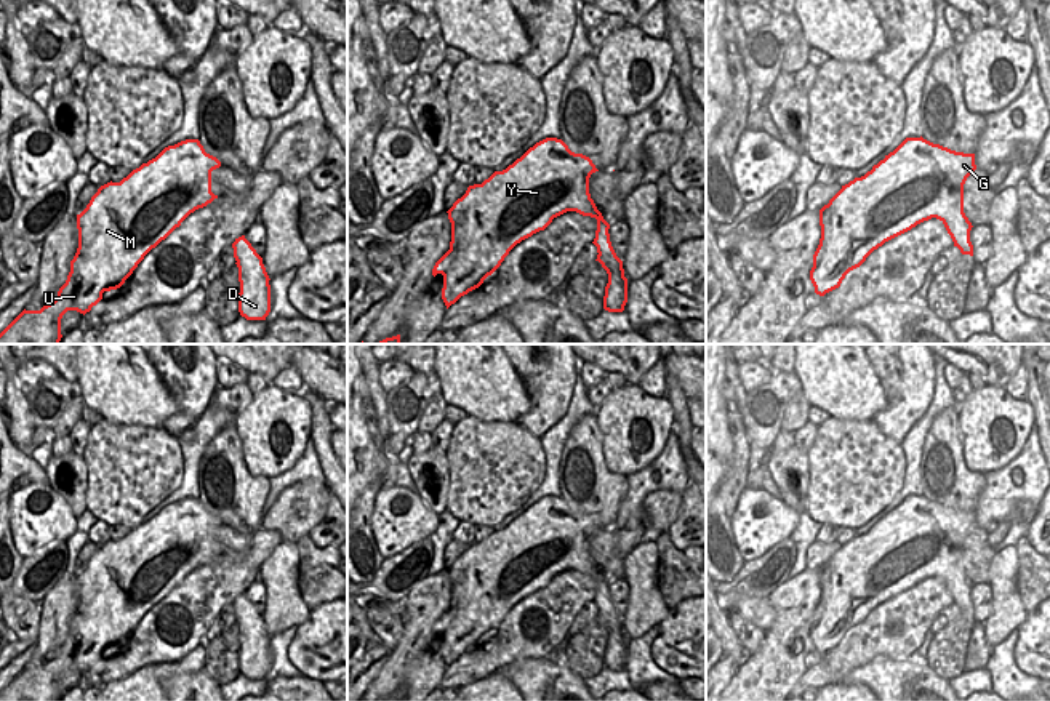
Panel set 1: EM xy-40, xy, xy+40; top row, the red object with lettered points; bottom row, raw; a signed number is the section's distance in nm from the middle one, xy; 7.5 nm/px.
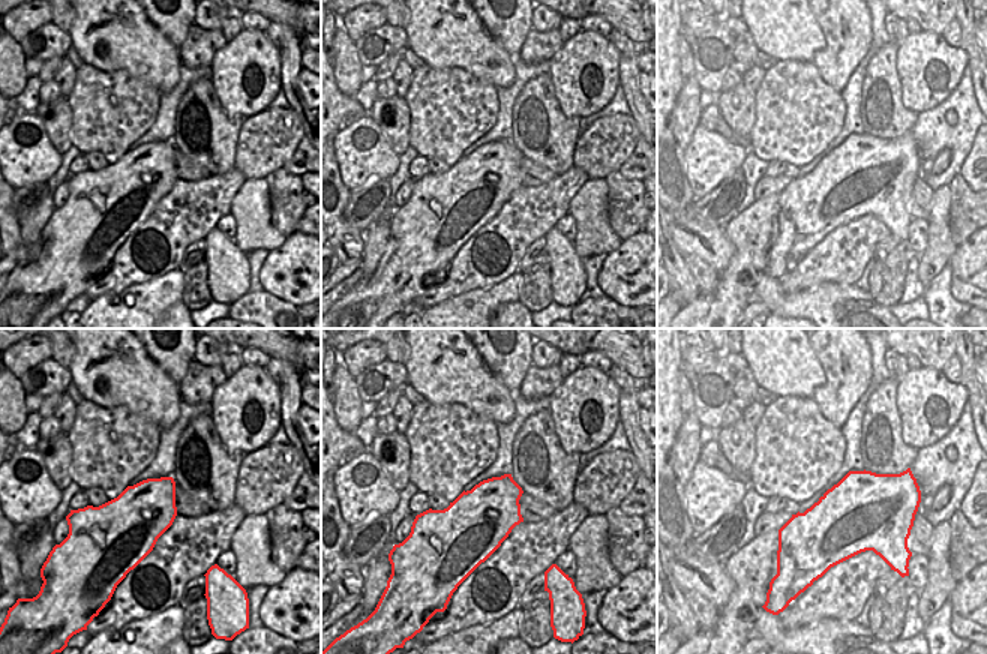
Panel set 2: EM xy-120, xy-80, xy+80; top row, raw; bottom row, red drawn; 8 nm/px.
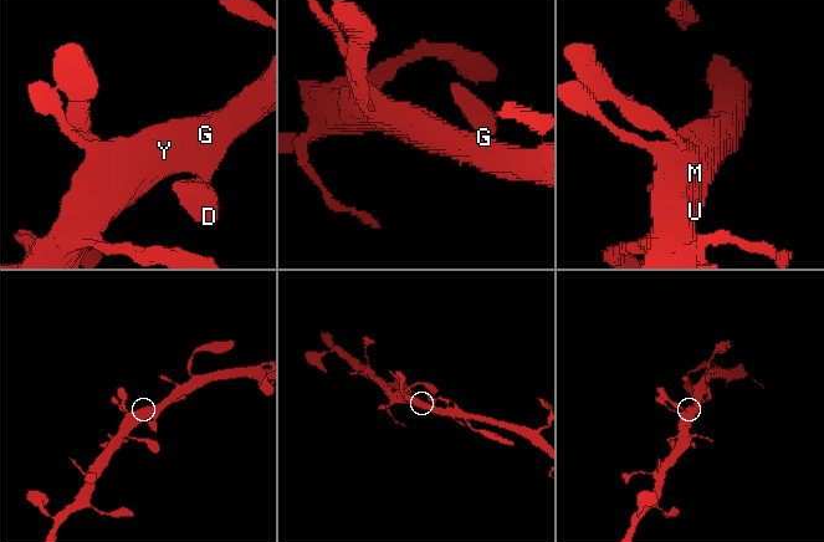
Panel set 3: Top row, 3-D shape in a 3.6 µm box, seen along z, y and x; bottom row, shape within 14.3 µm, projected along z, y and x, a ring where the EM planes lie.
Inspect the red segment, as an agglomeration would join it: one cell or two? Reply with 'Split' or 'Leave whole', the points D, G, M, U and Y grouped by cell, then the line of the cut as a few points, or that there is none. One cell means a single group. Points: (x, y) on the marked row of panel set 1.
Leave whole. Groups: D G M U Y. No split

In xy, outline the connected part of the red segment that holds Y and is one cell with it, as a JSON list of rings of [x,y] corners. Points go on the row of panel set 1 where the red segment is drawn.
[[[557,138],[530,147],[503,171],[469,186],[447,211],[451,222],[450,250],[435,262],[432,275],[443,275],[447,309],[479,288],[522,240],[544,230],[554,218],[576,211],[597,219],[594,245],[608,274],[603,309],[623,312],[627,278],[610,242],[610,224],[589,194],[589,178],[599,171],[592,160],[575,154]]]

